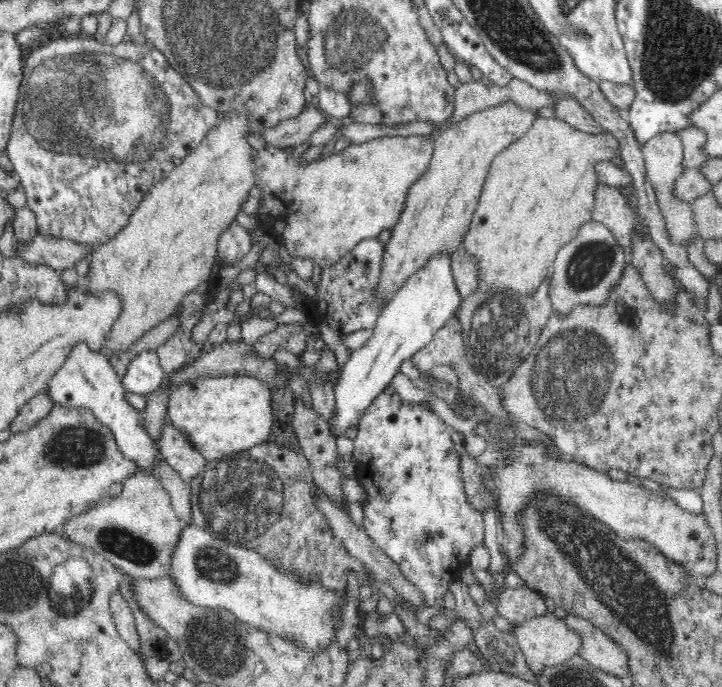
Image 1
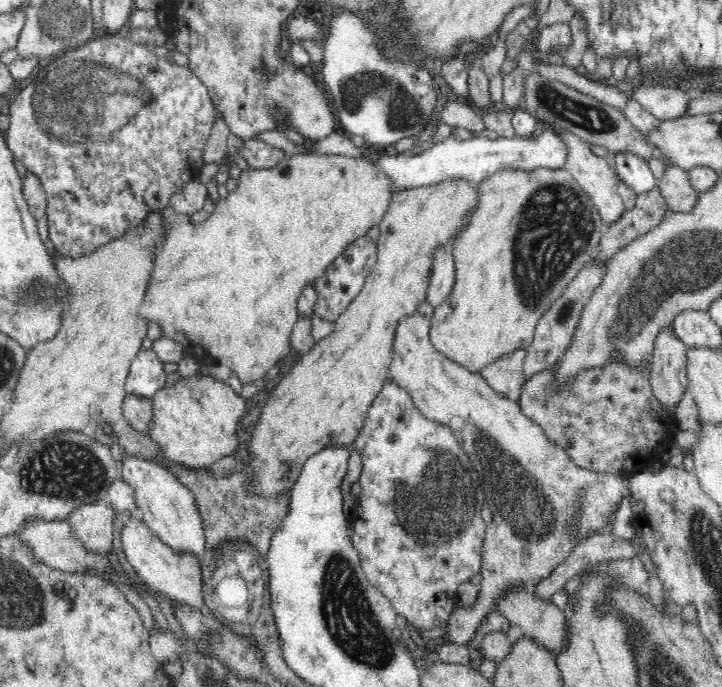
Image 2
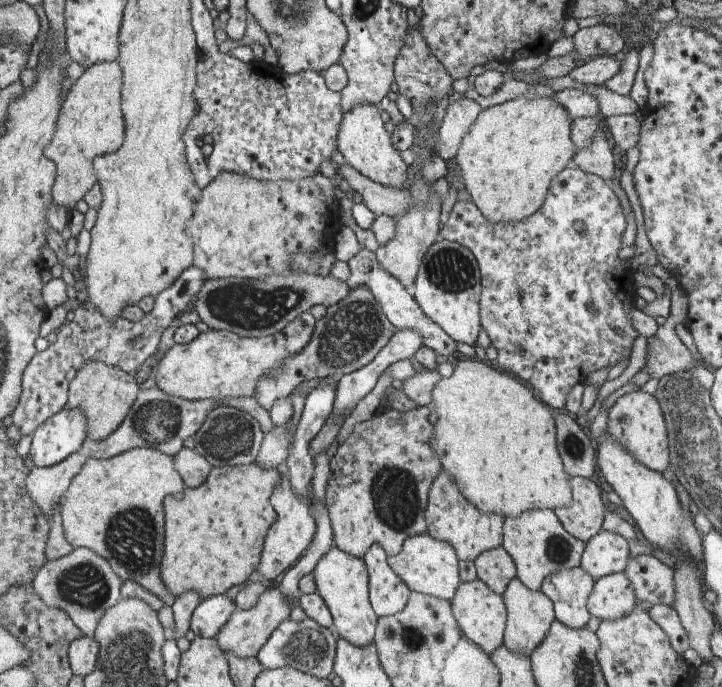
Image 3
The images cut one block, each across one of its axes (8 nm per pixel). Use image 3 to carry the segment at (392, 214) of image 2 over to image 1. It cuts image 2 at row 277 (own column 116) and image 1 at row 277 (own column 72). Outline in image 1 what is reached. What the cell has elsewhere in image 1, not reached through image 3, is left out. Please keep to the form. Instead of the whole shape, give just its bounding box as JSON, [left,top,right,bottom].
[373,101,537,310]

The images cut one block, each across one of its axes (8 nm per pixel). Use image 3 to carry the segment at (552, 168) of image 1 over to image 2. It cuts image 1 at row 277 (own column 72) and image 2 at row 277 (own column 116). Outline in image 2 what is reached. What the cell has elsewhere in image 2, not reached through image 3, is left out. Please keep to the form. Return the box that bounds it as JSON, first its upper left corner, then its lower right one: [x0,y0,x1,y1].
[429,169,604,374]

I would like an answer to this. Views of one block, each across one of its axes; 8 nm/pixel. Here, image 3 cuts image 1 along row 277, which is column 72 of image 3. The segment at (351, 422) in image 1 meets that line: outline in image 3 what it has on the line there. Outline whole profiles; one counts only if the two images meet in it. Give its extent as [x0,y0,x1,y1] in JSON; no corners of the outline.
[28,408,88,467]

